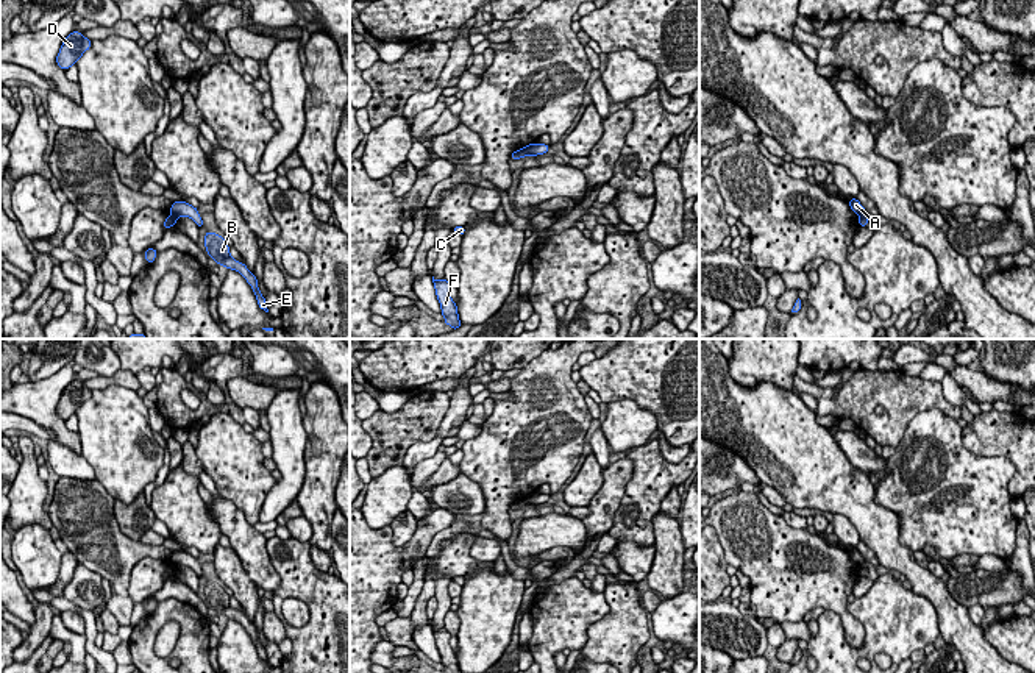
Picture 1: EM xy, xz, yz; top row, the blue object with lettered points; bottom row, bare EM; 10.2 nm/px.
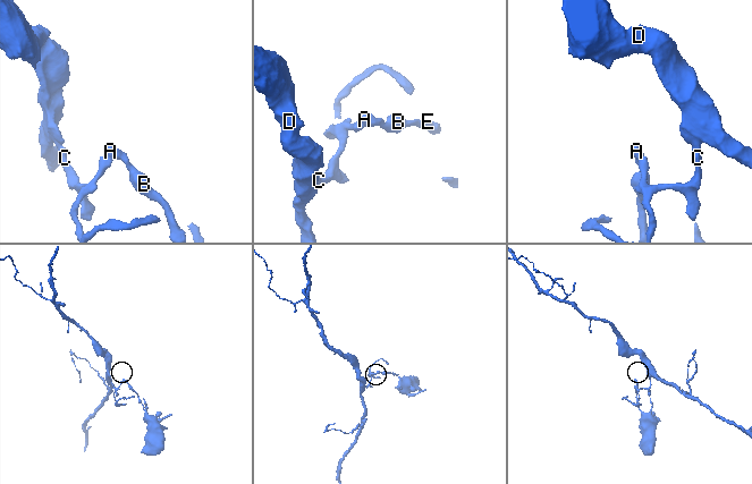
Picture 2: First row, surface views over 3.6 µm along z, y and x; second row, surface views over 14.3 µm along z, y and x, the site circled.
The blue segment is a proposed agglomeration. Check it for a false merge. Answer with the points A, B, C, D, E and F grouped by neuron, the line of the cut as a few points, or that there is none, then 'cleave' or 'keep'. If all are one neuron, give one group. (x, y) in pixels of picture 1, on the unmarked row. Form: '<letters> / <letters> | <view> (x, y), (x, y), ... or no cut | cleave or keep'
A B E / C D F | xz (520, 498), (526, 505) | cleave

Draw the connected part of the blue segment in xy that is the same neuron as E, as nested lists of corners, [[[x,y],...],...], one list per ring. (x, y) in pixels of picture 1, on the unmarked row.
[[[208,581],[205,584],[205,596],[209,604],[219,615],[225,615],[228,620],[237,620],[247,632],[251,636],[258,654],[262,661],[269,662],[265,648],[262,646],[261,640],[258,639],[256,626],[247,618],[244,612],[239,612],[231,607],[229,595],[225,592],[225,587],[219,586],[217,582]]]

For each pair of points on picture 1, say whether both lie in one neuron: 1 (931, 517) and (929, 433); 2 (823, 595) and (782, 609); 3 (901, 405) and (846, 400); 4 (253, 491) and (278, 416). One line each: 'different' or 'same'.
1: same
2: same
3: same
4: different

